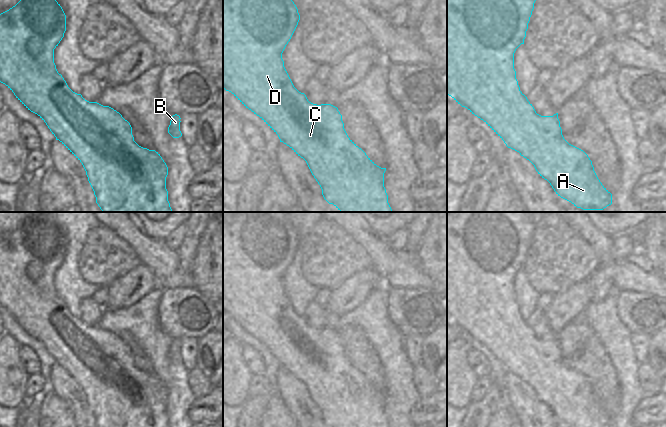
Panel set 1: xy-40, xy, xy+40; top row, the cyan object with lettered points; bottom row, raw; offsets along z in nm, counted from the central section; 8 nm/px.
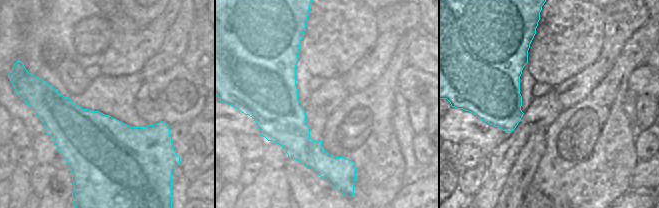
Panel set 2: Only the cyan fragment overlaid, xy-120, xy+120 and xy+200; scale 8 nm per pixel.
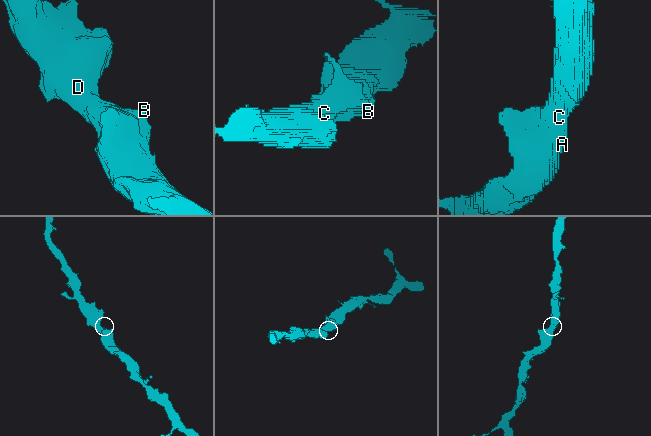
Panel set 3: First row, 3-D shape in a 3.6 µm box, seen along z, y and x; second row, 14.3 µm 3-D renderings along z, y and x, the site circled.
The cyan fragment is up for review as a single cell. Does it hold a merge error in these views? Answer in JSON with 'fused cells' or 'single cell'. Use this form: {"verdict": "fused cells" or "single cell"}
{"verdict": "single cell"}

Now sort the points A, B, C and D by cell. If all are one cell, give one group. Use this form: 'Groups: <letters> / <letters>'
Groups: A B C D

